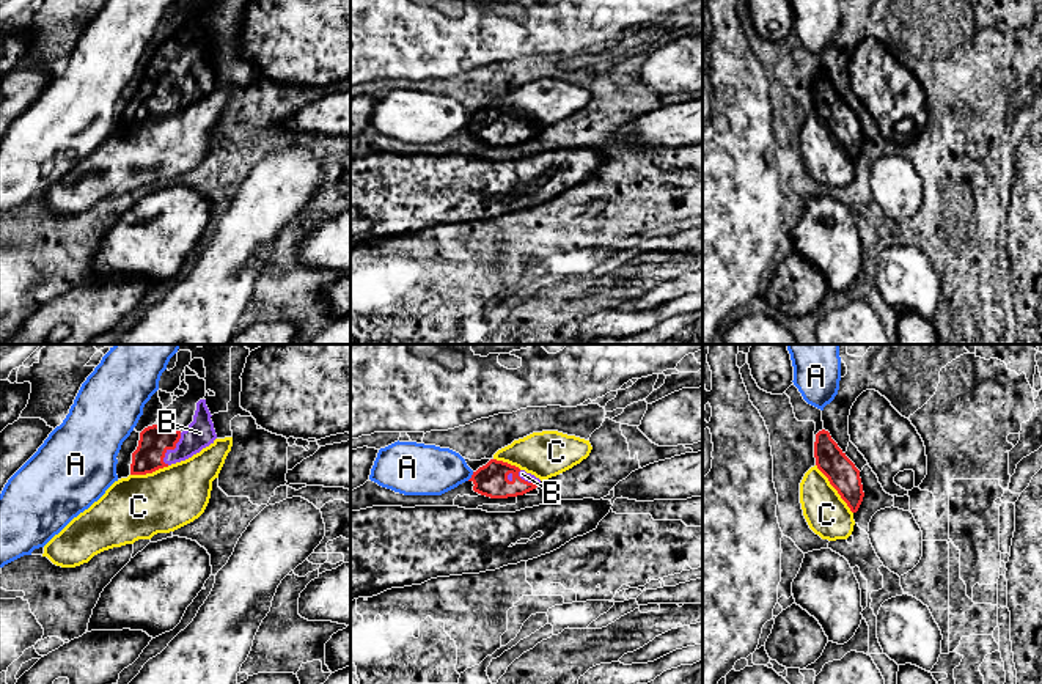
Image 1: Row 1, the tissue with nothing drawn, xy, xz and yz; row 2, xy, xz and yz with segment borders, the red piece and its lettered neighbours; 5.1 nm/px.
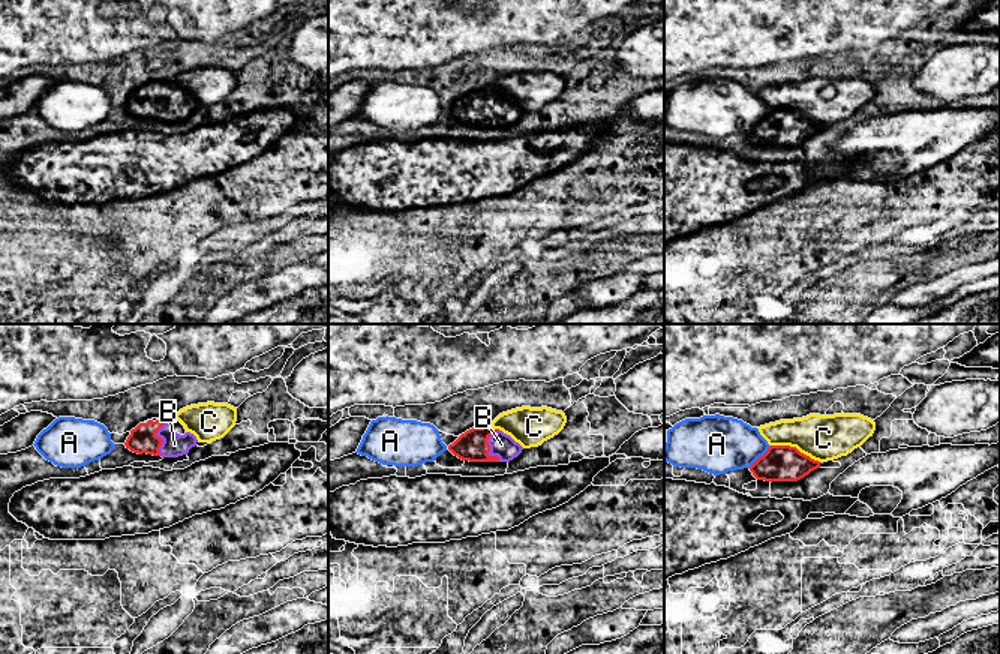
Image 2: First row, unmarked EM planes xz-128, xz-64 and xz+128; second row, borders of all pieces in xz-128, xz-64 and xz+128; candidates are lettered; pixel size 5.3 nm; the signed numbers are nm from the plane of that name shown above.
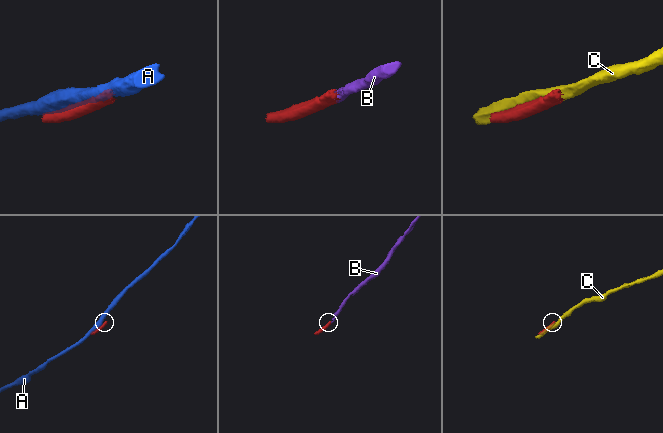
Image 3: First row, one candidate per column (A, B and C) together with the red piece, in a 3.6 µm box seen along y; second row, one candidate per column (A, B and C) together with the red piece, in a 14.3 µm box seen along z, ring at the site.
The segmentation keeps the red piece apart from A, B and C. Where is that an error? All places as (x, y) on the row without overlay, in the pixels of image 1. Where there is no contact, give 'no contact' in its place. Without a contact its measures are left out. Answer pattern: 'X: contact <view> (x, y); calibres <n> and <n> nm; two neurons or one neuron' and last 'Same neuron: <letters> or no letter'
A: contact xz (472, 125); calibres 170 and 260 nm; two neurons
B: contact xy (172, 96); calibres 150 and 140 nm; one neuron
C: contact yz (835, 136); calibres 160 and 220 nm; two neurons
Same neuron: B

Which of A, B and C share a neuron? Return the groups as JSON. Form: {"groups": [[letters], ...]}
{"groups": [["A"], ["B"], ["C"]]}

